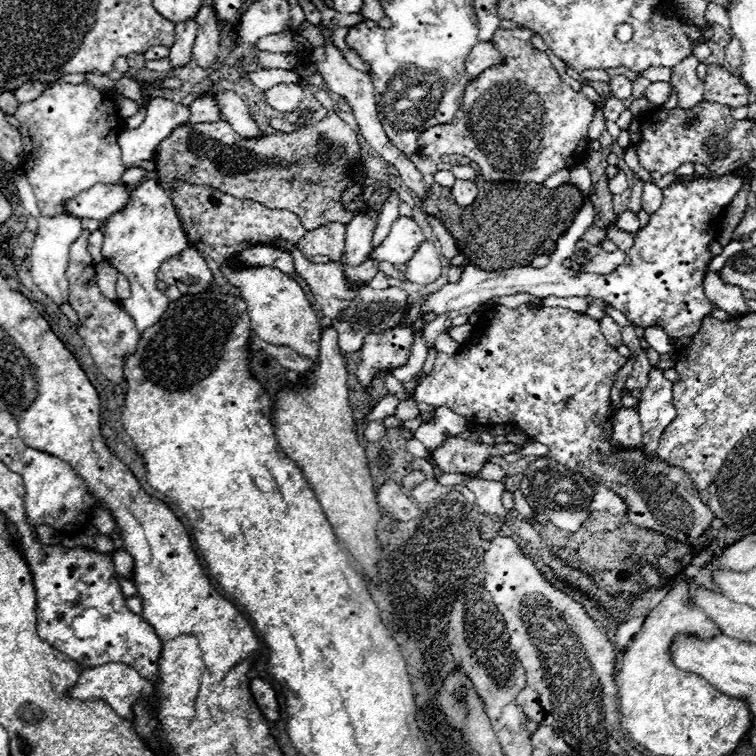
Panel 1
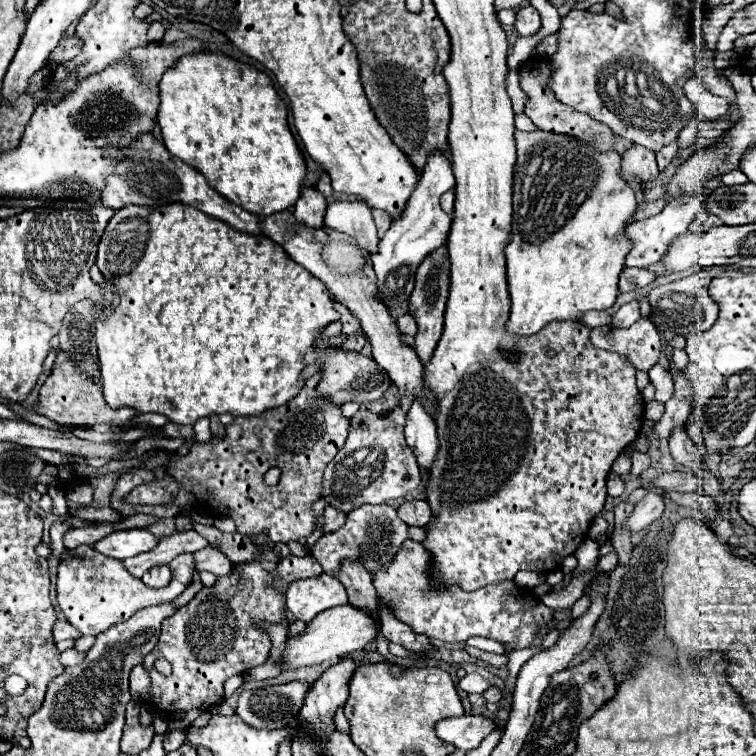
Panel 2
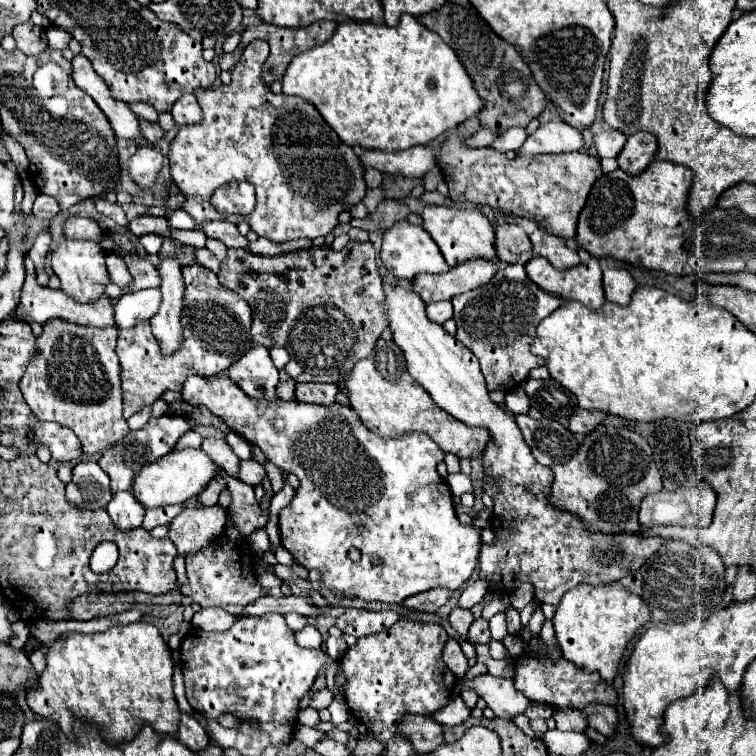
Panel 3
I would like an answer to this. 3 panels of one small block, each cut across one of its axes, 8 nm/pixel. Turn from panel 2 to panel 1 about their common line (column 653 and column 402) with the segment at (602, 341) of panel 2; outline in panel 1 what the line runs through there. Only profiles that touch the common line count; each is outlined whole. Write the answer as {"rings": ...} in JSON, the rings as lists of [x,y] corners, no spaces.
{"rings":[[[406,324],[388,328],[378,334],[368,334],[360,350],[360,364],[354,372],[360,386],[366,390],[380,372],[390,372],[408,362],[414,342],[414,330]]]}

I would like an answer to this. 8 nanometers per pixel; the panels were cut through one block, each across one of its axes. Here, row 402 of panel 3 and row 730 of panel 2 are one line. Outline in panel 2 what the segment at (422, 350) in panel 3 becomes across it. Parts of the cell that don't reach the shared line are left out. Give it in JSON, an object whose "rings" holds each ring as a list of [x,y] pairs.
{"rings":[[[458,716],[458,718],[448,718],[442,720],[440,724],[436,724],[436,736],[448,744],[454,744],[458,750],[474,750],[480,746],[480,742],[492,734],[498,728],[498,722],[486,716]]]}

